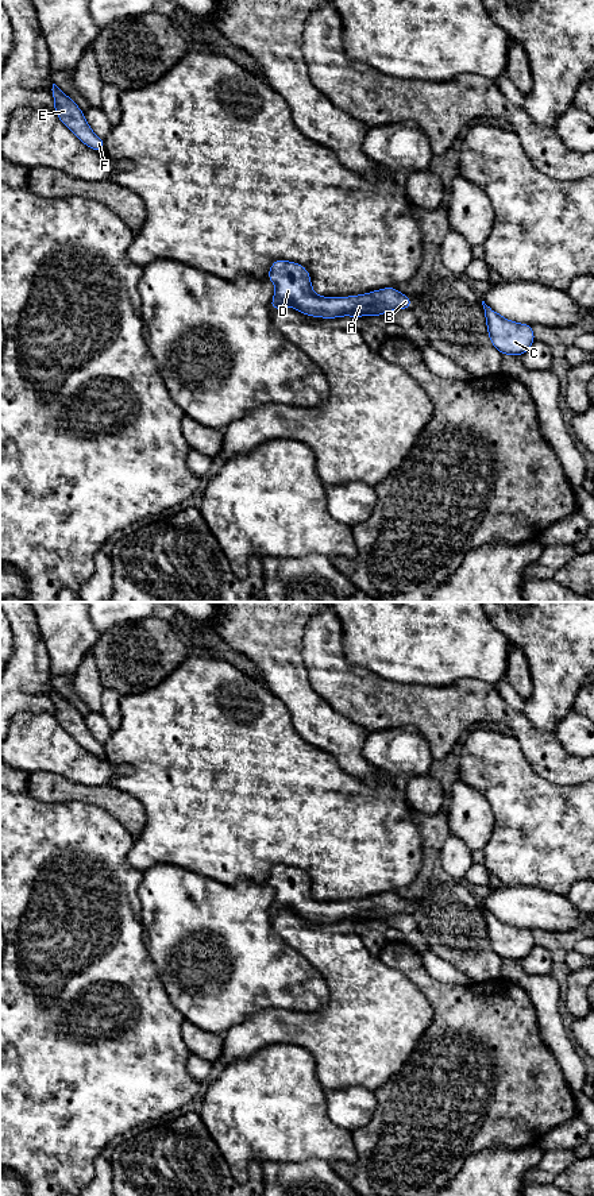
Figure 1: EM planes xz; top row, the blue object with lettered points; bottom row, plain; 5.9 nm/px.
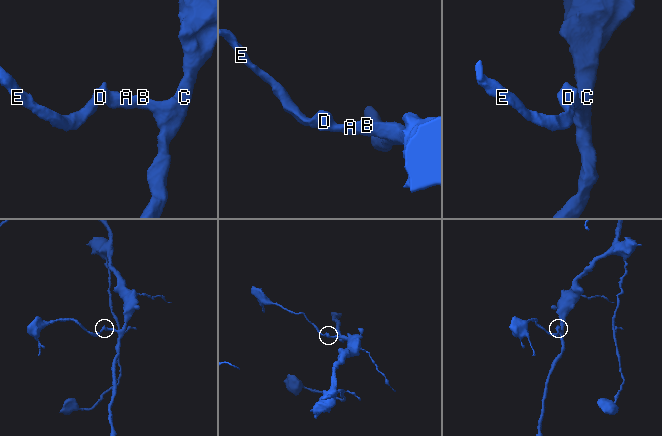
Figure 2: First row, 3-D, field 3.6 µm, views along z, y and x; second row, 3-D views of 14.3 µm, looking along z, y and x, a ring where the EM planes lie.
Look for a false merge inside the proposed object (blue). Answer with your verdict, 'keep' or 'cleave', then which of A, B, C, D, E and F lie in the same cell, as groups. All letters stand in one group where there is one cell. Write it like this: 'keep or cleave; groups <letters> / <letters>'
keep; groups A B C D E F

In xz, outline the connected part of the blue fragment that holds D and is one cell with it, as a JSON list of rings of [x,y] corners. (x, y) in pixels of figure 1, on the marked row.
[[[277,259],[266,275],[275,285],[270,309],[292,306],[312,317],[335,319],[342,316],[382,316],[389,310],[410,309],[412,297],[396,288],[385,288],[360,296],[320,297],[316,296],[308,270],[297,262]]]

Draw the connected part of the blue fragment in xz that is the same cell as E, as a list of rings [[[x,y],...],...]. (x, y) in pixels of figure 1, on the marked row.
[[[53,84],[54,111],[59,120],[88,147],[105,153],[104,139],[97,136],[89,127],[84,112]]]

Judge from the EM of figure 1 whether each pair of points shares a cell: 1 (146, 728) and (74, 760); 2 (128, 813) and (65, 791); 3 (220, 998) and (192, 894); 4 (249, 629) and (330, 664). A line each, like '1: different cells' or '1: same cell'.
1: different cells
2: same cell
3: same cell
4: different cells

